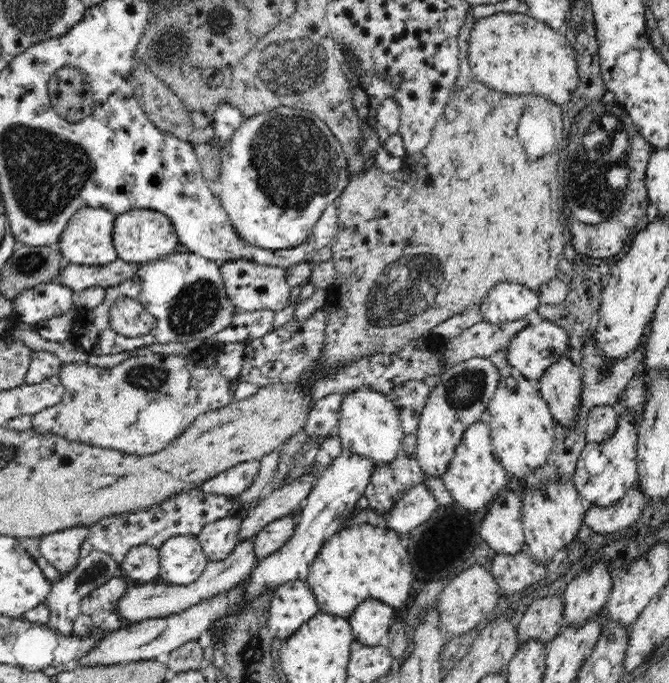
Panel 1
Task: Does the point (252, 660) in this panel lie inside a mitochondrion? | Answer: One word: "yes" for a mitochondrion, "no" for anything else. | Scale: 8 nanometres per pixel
yes

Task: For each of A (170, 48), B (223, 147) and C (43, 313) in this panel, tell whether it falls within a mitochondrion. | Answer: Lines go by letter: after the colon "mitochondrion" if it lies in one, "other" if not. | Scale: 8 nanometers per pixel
A: mitochondrion
B: other
C: other

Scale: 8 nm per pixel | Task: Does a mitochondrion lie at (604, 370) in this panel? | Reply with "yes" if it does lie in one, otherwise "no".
yes

